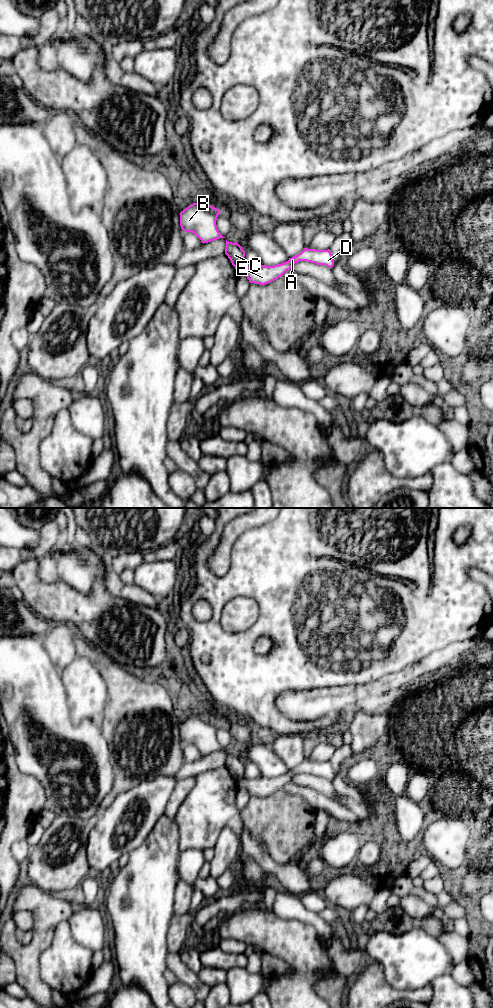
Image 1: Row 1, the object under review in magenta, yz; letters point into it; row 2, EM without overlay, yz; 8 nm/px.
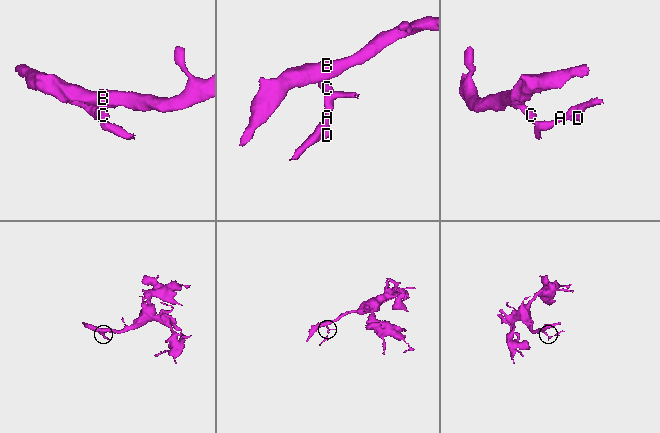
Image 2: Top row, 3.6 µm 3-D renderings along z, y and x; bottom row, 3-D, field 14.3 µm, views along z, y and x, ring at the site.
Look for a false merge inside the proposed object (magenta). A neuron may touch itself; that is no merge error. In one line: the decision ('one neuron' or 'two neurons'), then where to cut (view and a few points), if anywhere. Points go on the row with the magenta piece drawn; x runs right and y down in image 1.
two neurons; cut yz (243, 266), (240, 270)

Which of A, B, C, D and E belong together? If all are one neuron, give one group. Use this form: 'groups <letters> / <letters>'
groups A D E / B C

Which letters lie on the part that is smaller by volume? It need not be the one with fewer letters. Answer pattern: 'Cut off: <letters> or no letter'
Cut off: A, D, E

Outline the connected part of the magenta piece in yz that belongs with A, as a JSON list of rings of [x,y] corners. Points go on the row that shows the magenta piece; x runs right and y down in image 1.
[[[304,248],[298,255],[289,258],[288,261],[274,265],[265,266],[259,265],[256,267],[243,267],[242,272],[246,275],[250,283],[265,285],[268,284],[292,269],[292,266],[299,261],[307,261],[317,265],[325,265],[329,268],[334,266],[334,258],[330,250],[316,250]]]

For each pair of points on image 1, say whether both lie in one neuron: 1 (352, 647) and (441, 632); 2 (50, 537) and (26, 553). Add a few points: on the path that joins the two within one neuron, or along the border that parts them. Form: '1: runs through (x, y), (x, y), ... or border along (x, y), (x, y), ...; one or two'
1: runs through (374, 632), (419, 632); one
2: runs through (45, 543), (35, 553), (32, 553); one

